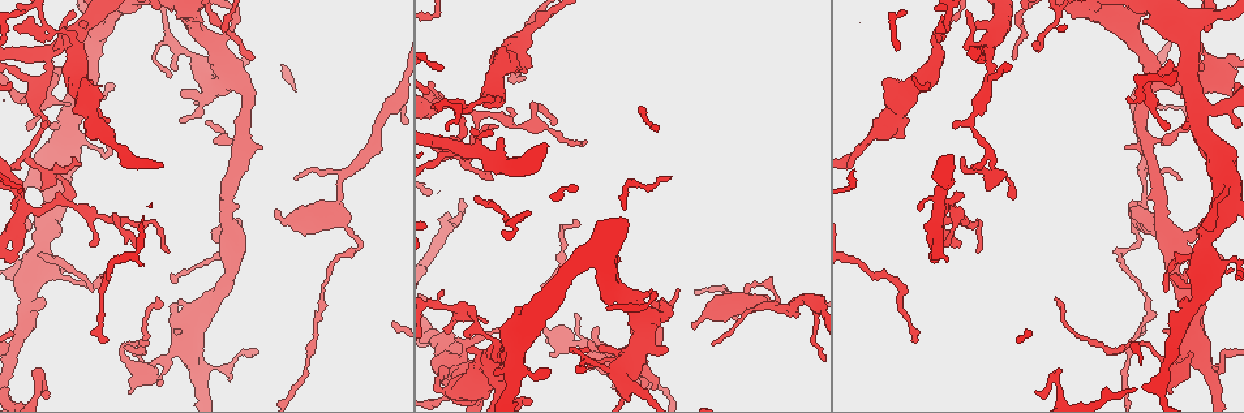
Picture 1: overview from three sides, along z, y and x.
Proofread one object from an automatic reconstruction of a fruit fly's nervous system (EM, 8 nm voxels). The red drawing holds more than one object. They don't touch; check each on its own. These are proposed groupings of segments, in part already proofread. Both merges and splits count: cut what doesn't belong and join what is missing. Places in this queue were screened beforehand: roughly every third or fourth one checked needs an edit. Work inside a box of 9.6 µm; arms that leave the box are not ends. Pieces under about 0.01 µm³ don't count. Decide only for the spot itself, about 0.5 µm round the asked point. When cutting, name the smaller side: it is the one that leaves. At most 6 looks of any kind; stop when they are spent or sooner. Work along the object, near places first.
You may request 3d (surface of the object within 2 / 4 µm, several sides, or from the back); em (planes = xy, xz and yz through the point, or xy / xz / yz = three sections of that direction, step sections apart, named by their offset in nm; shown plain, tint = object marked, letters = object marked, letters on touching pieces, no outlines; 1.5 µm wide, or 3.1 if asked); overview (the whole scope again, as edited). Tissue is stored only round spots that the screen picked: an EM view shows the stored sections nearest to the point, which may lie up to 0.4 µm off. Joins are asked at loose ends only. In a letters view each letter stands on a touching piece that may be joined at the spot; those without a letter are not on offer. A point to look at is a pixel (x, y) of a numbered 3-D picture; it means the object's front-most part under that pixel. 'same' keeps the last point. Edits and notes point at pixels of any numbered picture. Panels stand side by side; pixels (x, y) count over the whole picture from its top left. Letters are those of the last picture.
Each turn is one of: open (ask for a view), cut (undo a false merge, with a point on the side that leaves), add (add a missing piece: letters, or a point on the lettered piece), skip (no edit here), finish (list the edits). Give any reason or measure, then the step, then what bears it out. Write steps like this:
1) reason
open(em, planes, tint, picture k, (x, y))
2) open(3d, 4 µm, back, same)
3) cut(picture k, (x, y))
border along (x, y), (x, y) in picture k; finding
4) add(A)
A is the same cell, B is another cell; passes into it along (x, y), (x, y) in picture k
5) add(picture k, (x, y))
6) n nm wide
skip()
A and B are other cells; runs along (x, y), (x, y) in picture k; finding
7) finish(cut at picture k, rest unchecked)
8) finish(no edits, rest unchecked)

thin end
open(3d, 4 µm, picture 1, (468, 330))

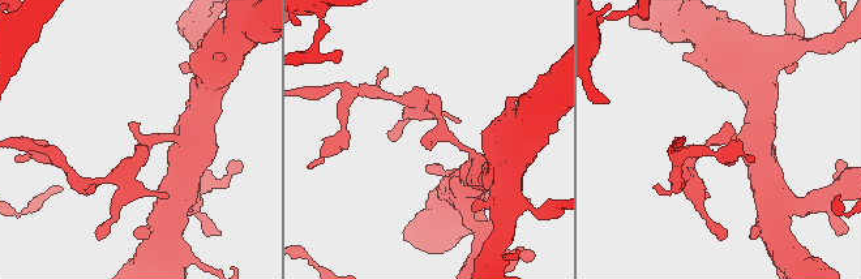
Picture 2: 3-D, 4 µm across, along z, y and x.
arms of 180, 190 nm
open(em, planes, letters, picture 2, (423, 139))

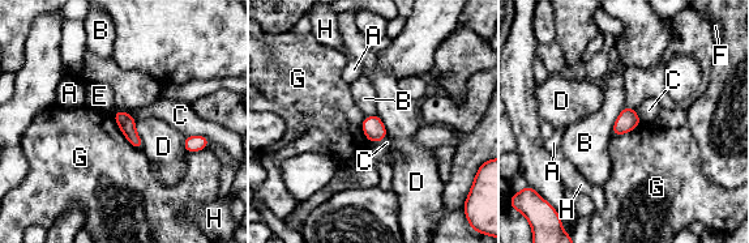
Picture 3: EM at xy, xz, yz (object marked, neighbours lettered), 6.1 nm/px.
110 nm wide
skip()
A, B, C, D, E, F, G and H are other cells; border along (111, 113), (124, 137), (136, 149) in picture 3; none of them fits

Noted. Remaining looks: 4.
sharp bend
open(3d, 4 µm, back, picture 1, (45, 175))

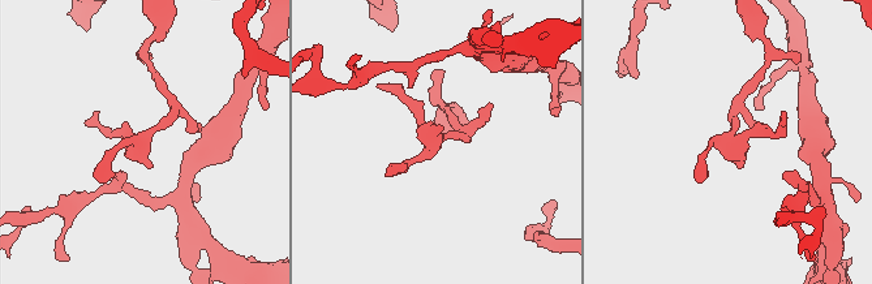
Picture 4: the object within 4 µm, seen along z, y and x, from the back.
shape alone is not enough
open(em, xz, step 8, tint, picture 4, (435, 137))

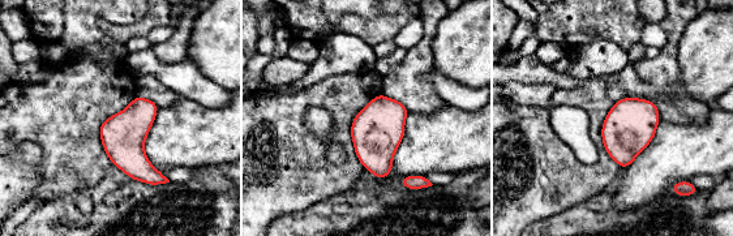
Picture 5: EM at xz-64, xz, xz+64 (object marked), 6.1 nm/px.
open(em, xz, step 8, letters, same)

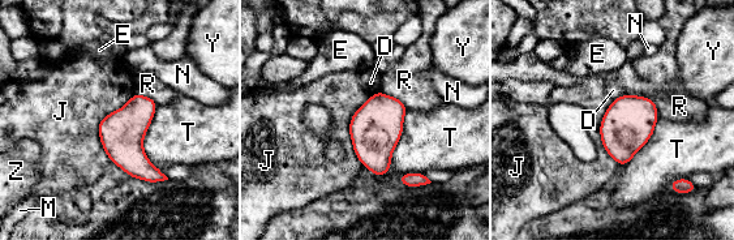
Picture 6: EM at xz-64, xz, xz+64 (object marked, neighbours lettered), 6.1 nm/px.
skip()
D, E, J, M, N, R, T, Y and Z are other cells; border along (377, 90), (350, 121), (363, 166) in picture 6; continuous, no second neuron

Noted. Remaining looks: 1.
finish(no edits, rest unchecked)

